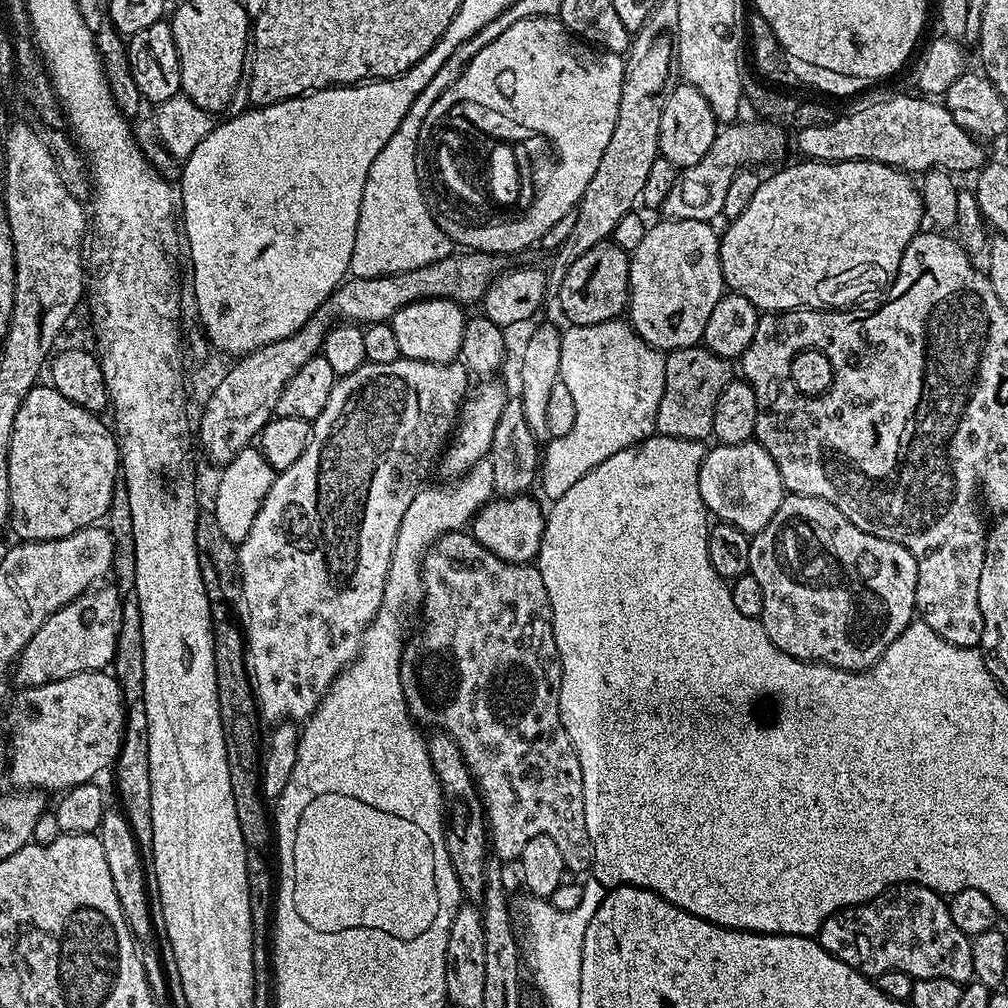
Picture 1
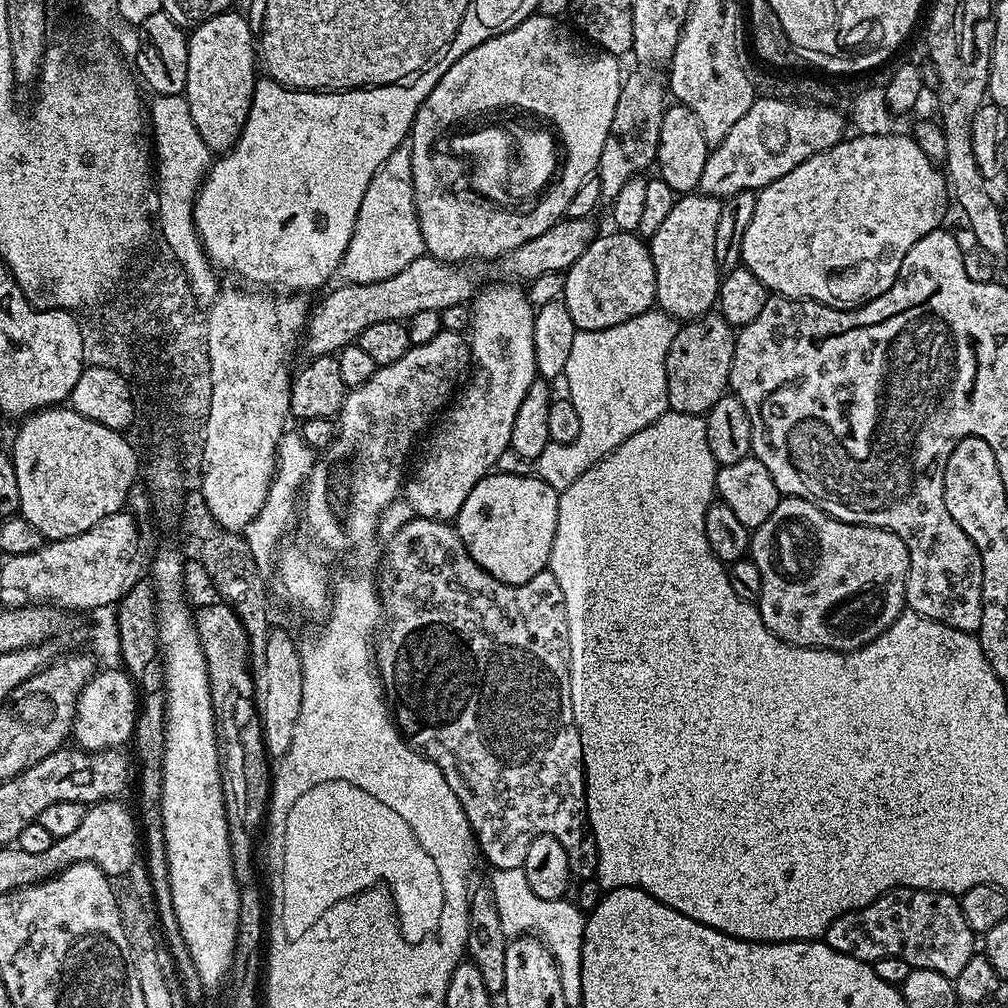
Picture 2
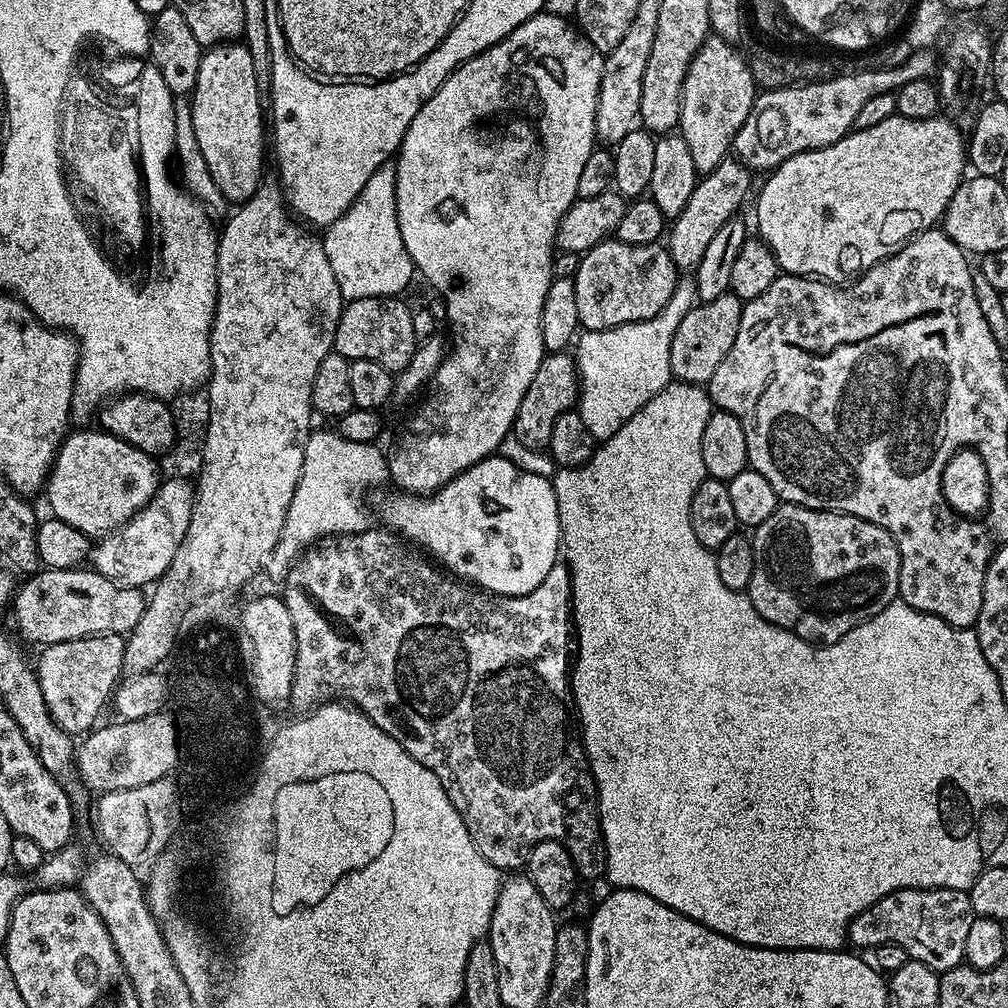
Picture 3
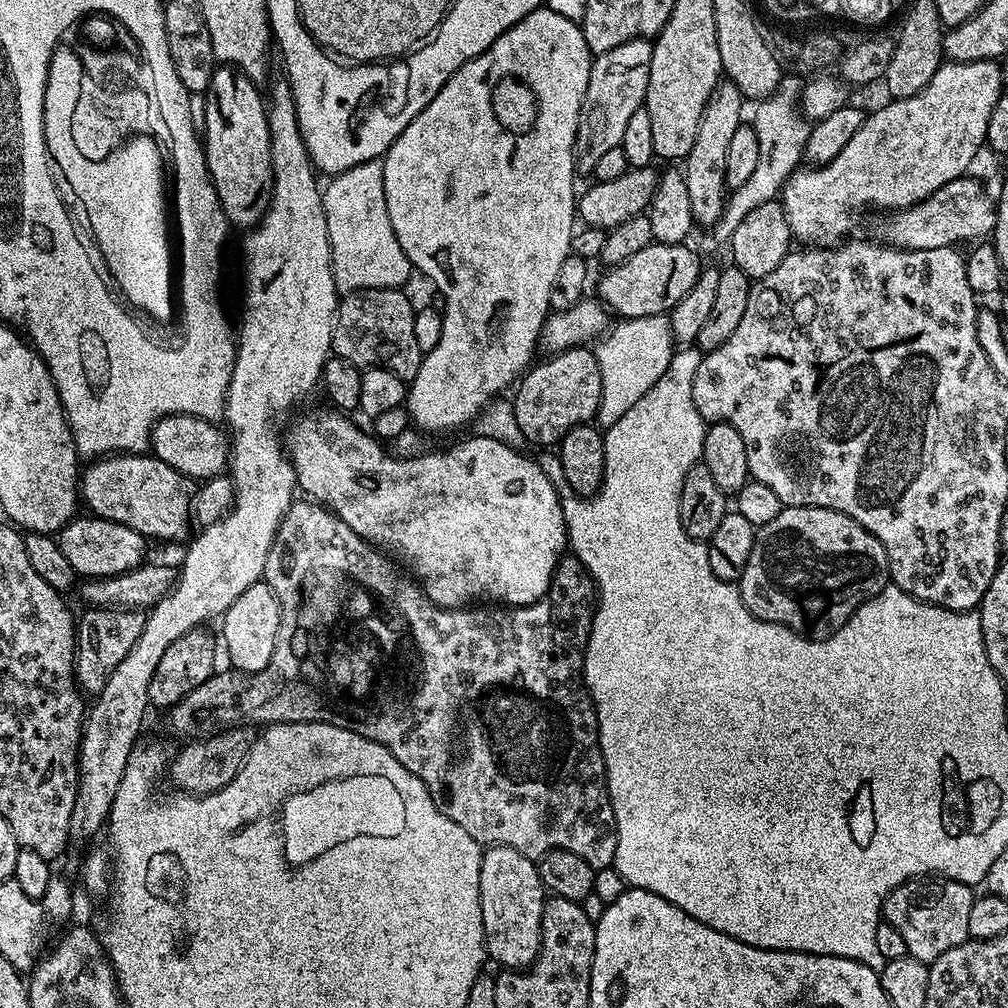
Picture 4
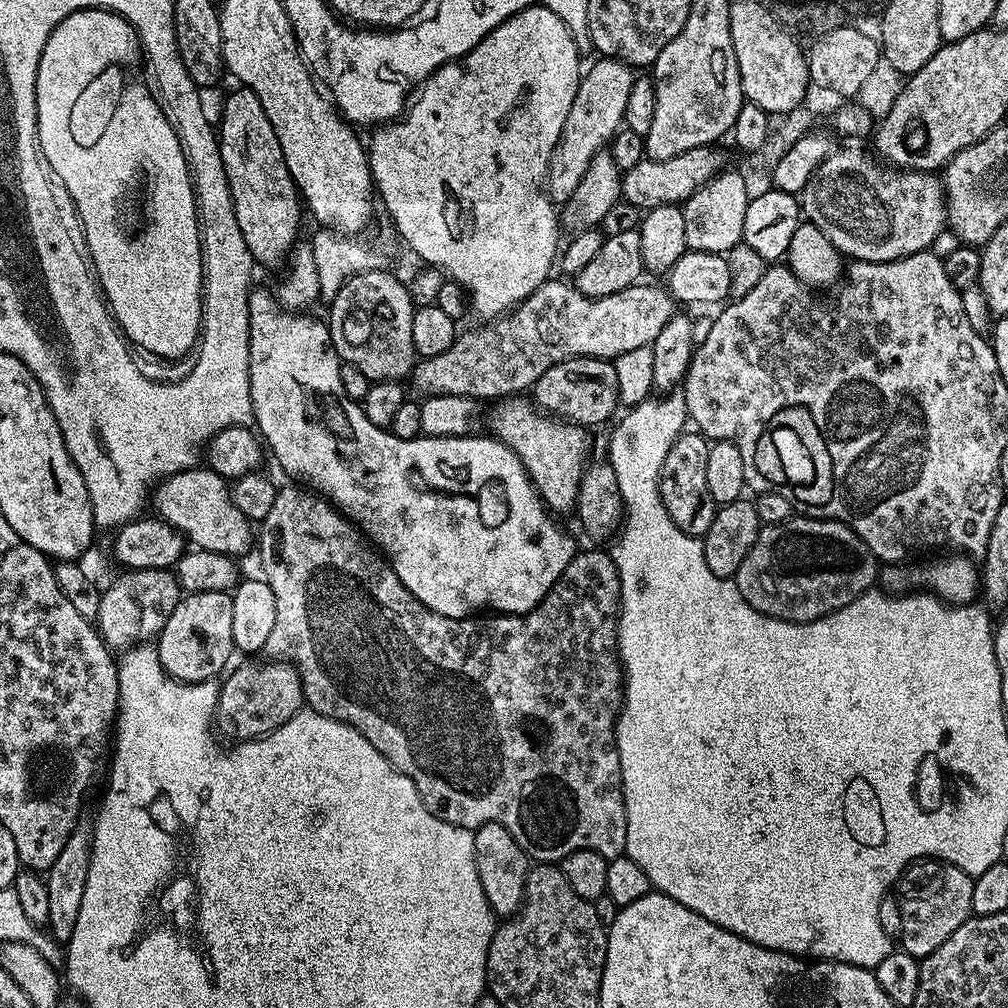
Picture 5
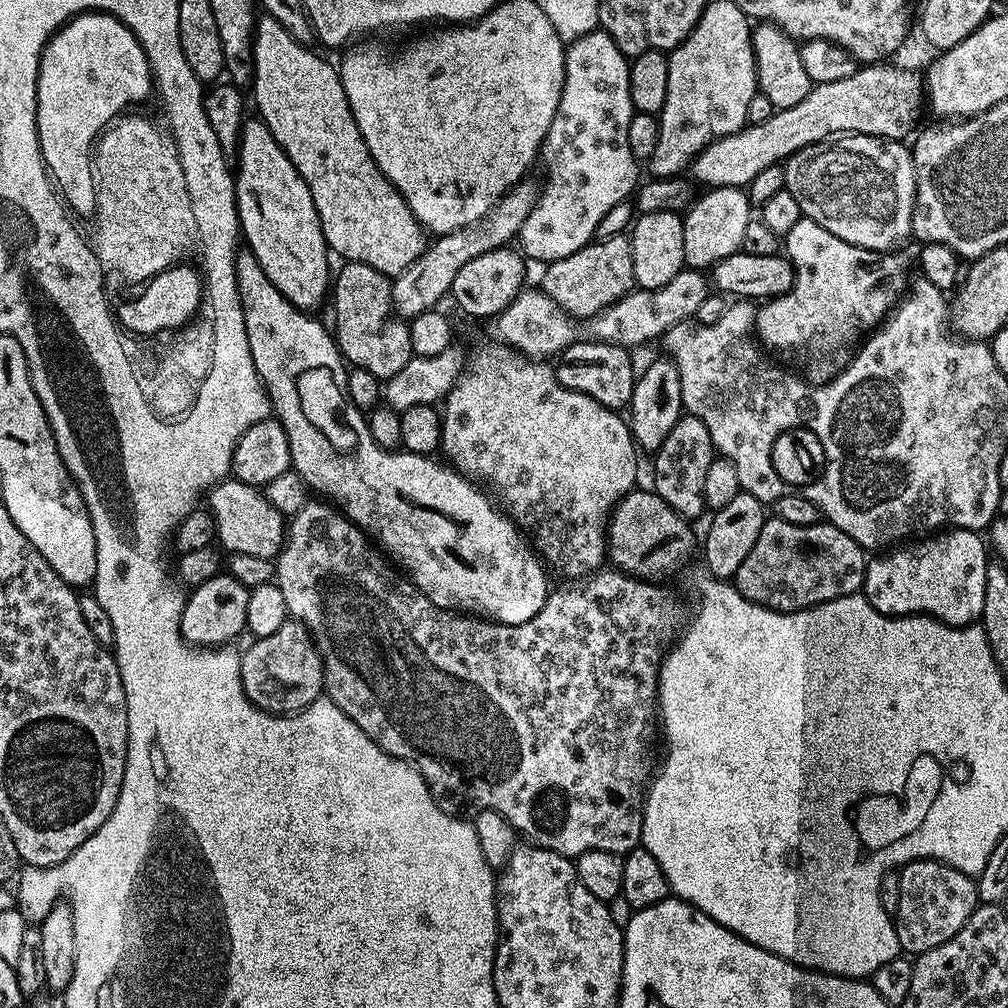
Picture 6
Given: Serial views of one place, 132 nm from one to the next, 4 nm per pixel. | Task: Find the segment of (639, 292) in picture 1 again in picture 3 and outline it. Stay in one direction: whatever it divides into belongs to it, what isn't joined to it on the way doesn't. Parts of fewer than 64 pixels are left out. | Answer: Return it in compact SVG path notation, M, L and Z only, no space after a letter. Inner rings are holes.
M729 158L721 162L714 171L705 172L699 177L694 194L690 194L690 202L686 202L682 214L671 221L670 231L666 236L666 247L677 269L695 270L699 267L706 254L706 246L710 246L714 234L718 234L726 221L739 213L736 211L743 206L744 199L752 188L752 176L753 173L739 160Z

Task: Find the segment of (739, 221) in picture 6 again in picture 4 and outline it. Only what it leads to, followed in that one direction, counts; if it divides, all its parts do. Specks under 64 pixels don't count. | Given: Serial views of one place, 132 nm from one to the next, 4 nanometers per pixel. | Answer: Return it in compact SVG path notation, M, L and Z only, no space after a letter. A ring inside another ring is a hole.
M721 83L708 99L708 105L700 119L698 134L694 138L694 146L690 146L682 161L686 190L690 190L690 210L697 225L714 225L723 213L726 201L726 149L730 146L734 130L738 130L742 123L740 103L742 97L739 90L733 84Z

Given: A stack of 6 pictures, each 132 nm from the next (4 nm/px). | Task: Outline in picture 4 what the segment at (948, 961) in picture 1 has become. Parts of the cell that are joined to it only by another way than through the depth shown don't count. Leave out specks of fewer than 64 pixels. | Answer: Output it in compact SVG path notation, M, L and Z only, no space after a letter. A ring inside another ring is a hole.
M917 878L900 884L885 898L882 916L890 926L894 926L894 930L898 930L898 934L902 934L908 947L908 955L918 958L923 964L930 965L939 956L946 954L946 950L954 950L954 946L958 946L969 939L970 906L973 899L973 889L957 880Z

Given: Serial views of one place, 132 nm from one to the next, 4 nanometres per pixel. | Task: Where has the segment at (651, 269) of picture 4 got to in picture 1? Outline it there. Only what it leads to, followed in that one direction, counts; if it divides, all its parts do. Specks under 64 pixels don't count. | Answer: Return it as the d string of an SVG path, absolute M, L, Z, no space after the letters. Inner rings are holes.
M615 242L596 244L566 270L558 293L560 308L569 325L597 324L617 319L628 308L629 253Z

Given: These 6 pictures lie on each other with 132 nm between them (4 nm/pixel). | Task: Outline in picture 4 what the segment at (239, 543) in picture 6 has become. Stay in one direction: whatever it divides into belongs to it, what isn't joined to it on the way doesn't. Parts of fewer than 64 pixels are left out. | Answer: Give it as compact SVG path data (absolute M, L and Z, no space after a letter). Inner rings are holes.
M109 454L83 469L78 492L88 503L87 511L103 520L138 530L146 538L180 540L193 519L194 484L174 466L166 466L151 454Z

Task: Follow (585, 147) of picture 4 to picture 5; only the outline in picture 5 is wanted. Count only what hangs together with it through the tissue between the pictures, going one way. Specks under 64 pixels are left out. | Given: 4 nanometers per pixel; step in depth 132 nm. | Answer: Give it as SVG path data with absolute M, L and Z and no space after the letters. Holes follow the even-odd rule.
M607 58L597 61L589 72L587 69L581 75L578 94L574 94L574 106L570 106L570 114L566 114L566 126L562 126L560 141L550 158L546 191L557 206L567 205L571 200L574 190L578 190L578 182L586 178L590 162L611 145L624 122L626 101L630 98L634 79L633 65Z

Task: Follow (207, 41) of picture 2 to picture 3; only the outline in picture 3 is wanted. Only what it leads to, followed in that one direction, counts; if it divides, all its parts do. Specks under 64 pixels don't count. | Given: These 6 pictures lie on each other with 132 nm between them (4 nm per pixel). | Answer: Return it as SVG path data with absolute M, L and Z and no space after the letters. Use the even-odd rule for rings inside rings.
M221 42L207 49L200 57L198 82L190 99L194 114L194 135L198 137L198 146L202 146L202 158L206 158L206 166L210 166L210 178L214 178L225 200L248 200L260 188L264 152L266 156L266 108L260 105L262 93L254 74L254 58L250 58L248 47L243 42Z

